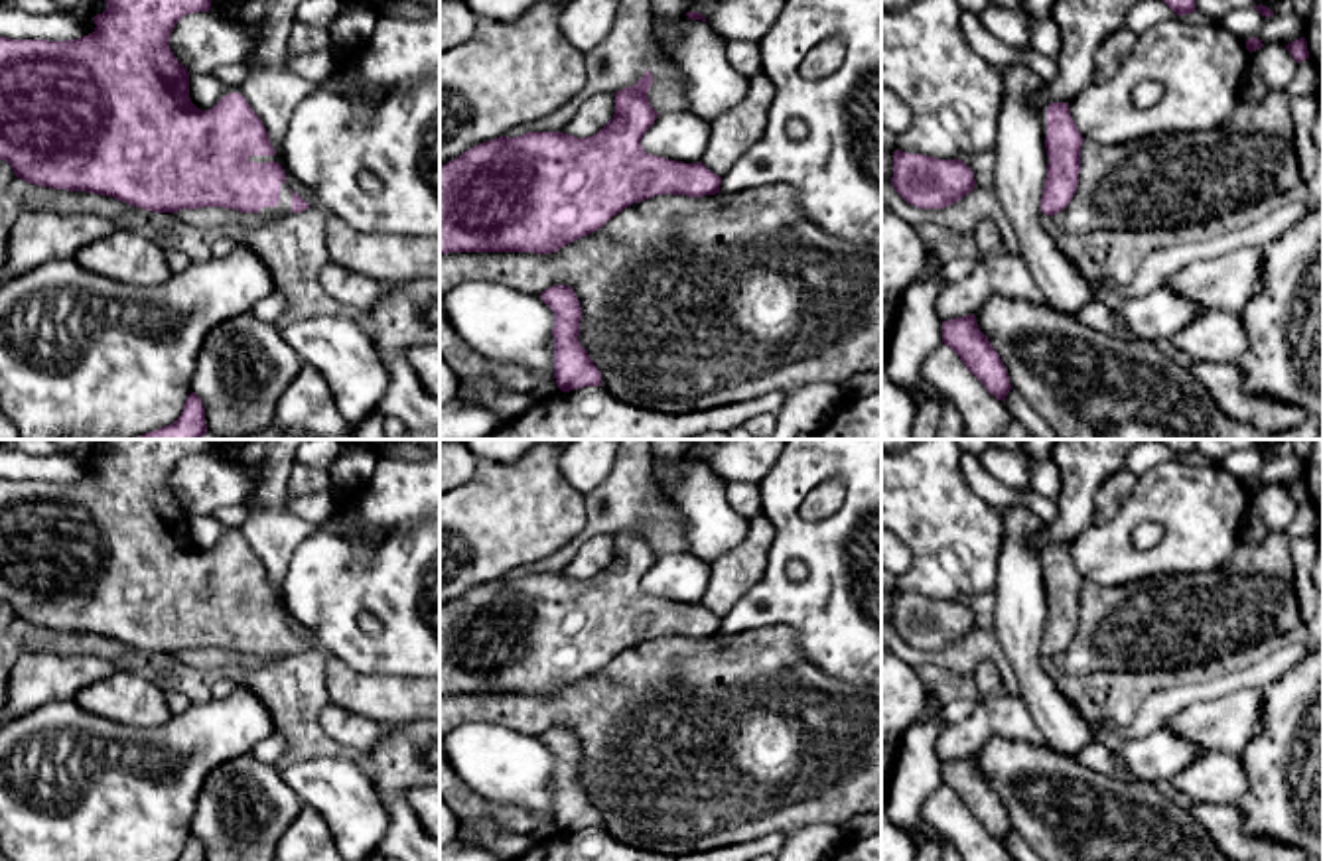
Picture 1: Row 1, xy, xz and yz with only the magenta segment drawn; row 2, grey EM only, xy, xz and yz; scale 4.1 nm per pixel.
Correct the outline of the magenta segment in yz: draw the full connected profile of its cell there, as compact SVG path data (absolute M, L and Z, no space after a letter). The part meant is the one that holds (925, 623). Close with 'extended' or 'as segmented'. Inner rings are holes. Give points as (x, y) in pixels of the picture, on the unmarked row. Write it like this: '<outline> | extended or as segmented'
M895 591L891 627L919 650L944 650L974 632L976 621L960 599L939 601Z | as segmented

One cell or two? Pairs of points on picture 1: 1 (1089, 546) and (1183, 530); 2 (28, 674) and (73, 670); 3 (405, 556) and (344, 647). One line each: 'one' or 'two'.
1: one
2: one
3: one

